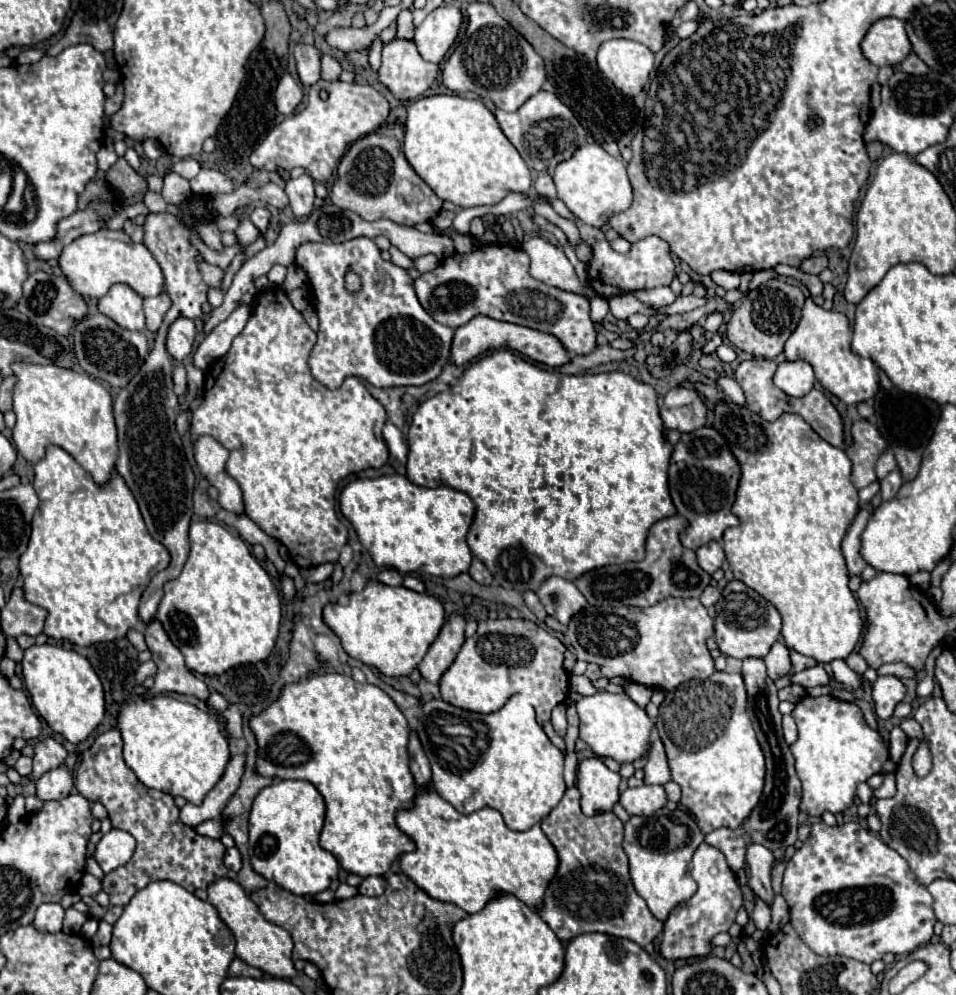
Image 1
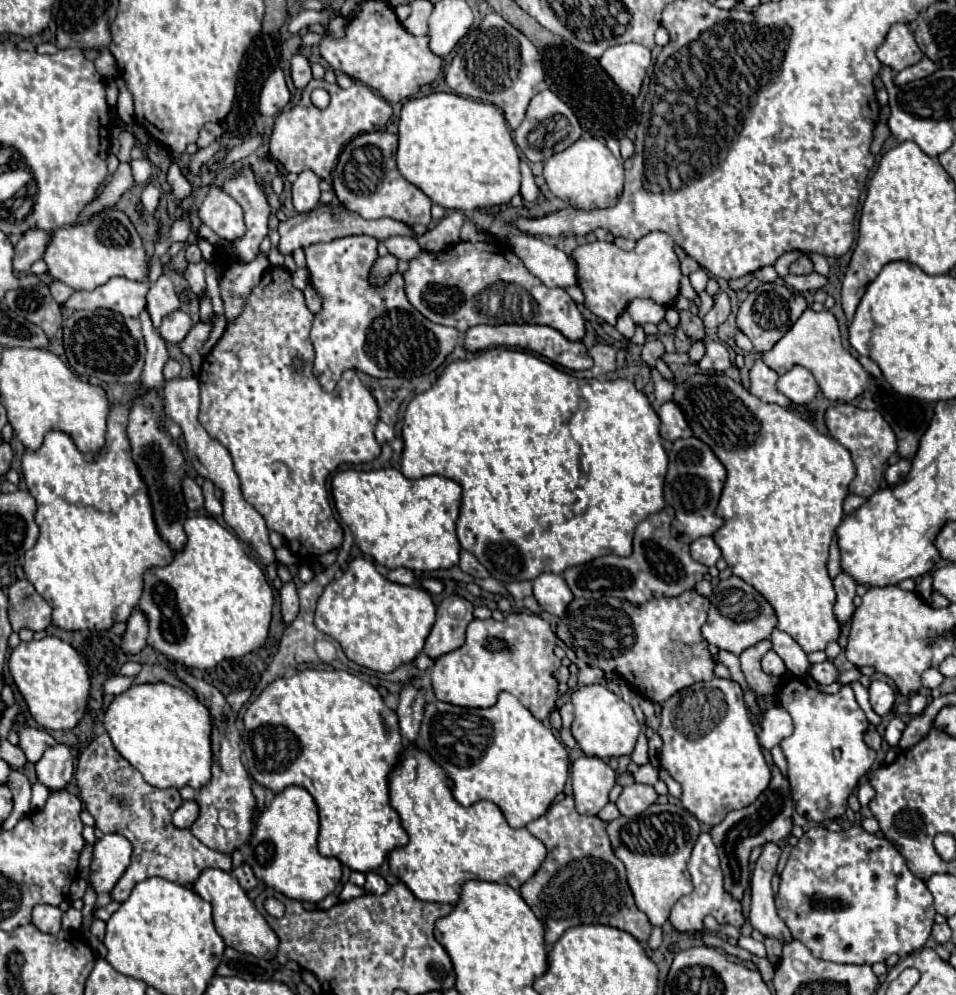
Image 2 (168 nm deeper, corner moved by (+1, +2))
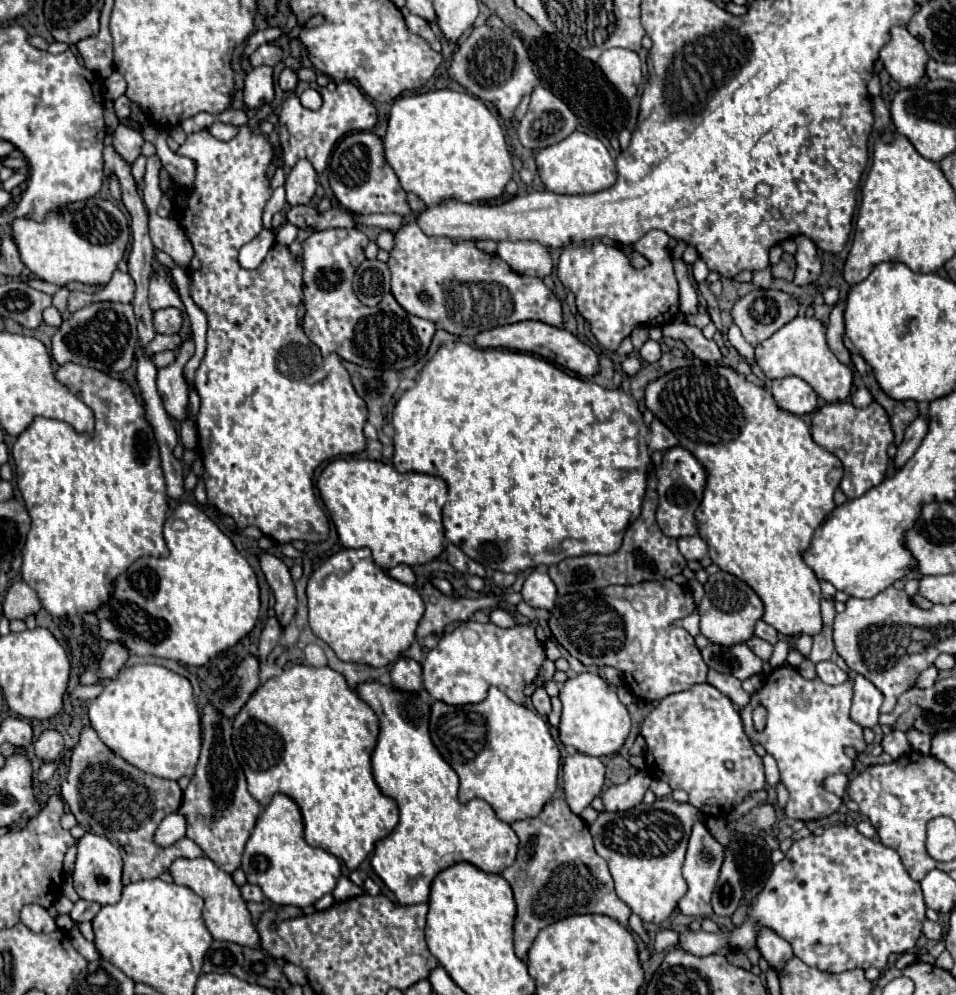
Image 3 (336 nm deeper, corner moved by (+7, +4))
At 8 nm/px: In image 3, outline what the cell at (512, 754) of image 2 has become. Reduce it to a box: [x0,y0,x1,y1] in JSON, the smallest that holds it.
[430,687,560,823]

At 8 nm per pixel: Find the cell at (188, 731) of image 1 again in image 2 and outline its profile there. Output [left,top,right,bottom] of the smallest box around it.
[104,683,212,789]

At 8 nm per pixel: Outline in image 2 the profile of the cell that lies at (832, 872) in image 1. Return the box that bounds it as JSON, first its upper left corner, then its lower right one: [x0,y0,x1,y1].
[776,827,934,965]

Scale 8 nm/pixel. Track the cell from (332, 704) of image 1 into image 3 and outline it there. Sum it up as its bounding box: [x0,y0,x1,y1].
[234,665,398,871]

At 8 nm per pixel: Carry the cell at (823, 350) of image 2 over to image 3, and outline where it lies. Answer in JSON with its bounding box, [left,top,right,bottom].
[756,317,854,403]

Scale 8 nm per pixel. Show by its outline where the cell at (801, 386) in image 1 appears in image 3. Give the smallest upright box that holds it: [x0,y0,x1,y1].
[772,377,818,415]

